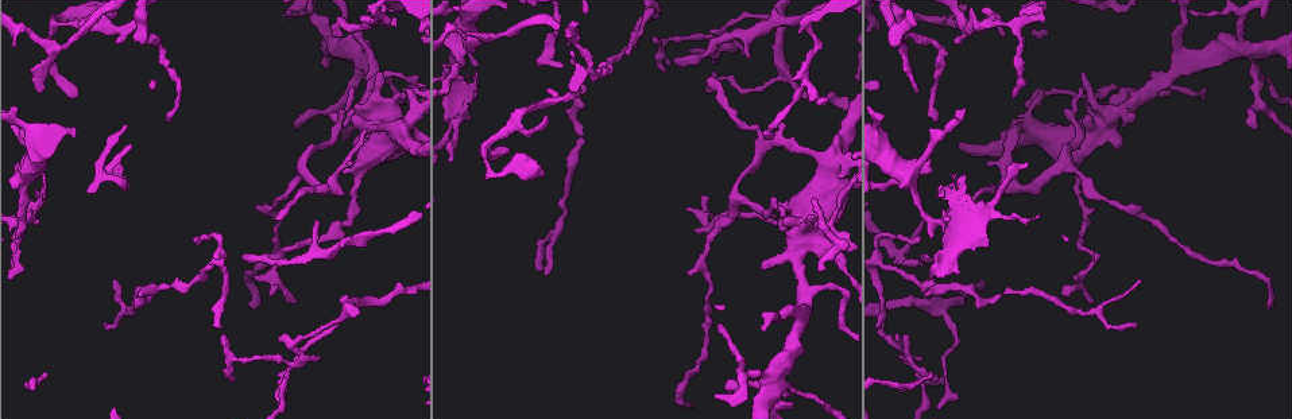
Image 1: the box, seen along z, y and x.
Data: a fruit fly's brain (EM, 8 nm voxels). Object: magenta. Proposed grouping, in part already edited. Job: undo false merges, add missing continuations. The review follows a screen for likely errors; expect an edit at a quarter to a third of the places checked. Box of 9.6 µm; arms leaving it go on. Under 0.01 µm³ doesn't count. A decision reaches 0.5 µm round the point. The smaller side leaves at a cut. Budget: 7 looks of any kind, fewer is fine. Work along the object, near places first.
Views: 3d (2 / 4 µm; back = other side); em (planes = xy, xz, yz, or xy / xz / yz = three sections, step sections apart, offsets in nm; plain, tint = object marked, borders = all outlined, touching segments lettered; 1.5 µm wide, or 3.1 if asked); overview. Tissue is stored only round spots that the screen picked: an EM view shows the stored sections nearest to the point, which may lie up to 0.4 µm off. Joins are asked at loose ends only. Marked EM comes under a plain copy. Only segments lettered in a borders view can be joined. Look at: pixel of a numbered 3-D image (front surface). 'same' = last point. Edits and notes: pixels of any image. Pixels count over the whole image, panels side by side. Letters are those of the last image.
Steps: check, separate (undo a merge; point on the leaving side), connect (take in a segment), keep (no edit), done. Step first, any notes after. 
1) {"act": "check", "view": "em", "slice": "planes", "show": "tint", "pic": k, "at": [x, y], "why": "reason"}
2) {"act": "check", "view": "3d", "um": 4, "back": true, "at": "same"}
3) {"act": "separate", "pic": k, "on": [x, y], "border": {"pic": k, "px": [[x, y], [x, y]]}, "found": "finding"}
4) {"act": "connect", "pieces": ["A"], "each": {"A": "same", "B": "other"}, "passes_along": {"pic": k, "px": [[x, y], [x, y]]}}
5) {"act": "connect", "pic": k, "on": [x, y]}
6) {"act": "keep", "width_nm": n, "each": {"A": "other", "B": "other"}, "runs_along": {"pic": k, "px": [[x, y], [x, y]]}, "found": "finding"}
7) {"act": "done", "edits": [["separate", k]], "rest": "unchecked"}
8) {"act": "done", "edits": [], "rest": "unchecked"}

{"act": "check", "view": "em", "slice": "planes", "show": "tint", "pic": 1, "at": [772, 137]}

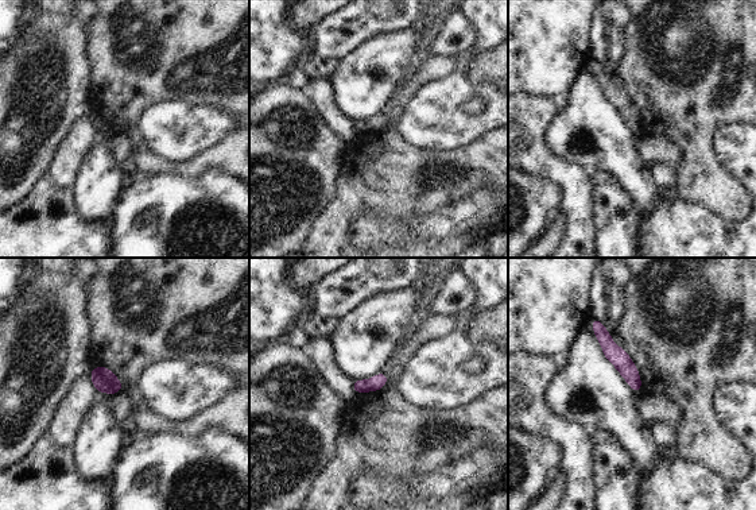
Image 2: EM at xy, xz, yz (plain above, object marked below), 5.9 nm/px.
{"act": "check", "view": "em", "slice": "planes", "show": "borders", "at": "same"}

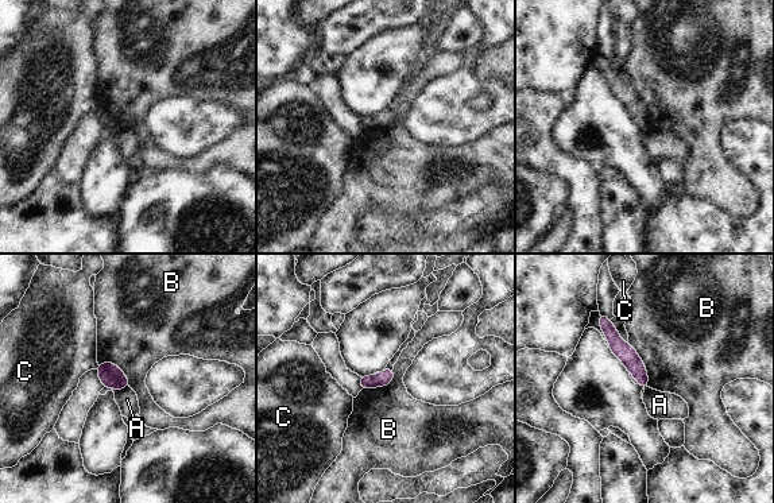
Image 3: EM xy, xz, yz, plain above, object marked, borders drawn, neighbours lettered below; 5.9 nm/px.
{"act": "keep", "each": {"A": "other", "B": "other", "C": "other"}, "border": {"pic": 3, "px": [[394, 368], [387, 385], [362, 390]]}, "found": "none of them fits"}

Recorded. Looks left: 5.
{"act": "check", "view": "3d", "um": 2, "pic": 1, "at": [562, 67], "why": "tapers out"}

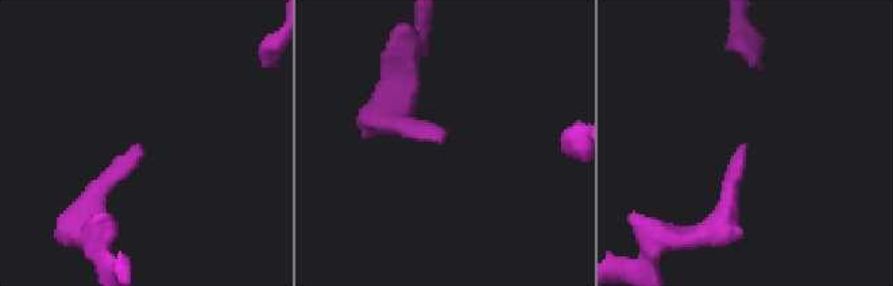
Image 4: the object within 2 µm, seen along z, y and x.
{"act": "check", "view": "em", "slice": "xy", "step": 4, "show": "tint", "pic": 4, "at": [441, 139], "why": "shape alone is not enough"}

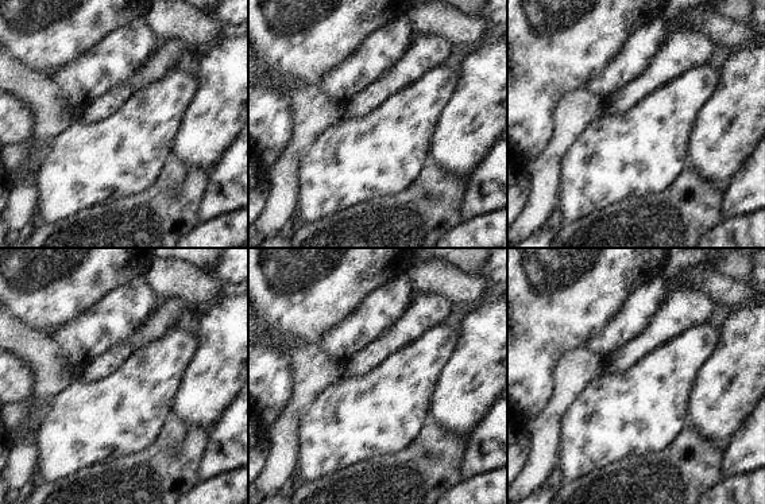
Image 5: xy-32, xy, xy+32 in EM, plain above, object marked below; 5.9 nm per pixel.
{"act": "check", "view": "em", "slice": "planes", "show": "borders", "at": "same", "why": "cut it another way"}

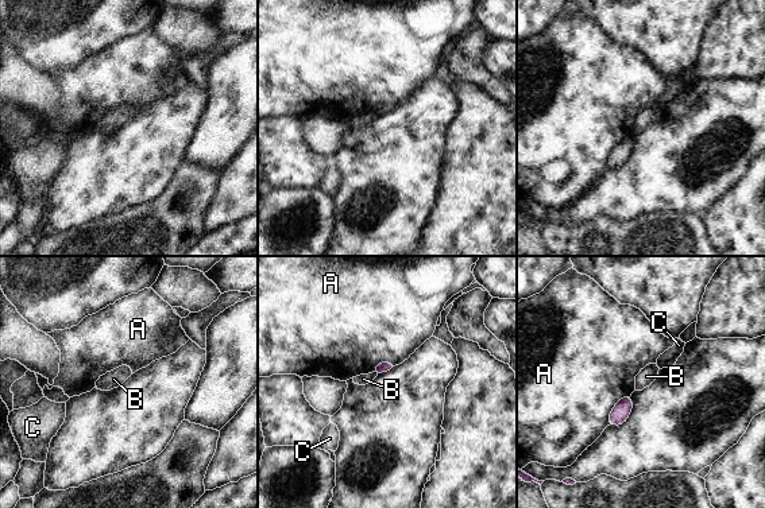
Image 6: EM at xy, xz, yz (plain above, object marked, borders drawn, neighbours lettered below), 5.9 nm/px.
{"act": "keep", "each": {"A": "other", "B": "other", "C": "other"}, "border": {"pic": 6, "px": [[630, 394], [615, 404], [607, 425]]}, "found": "no lettered segment goes on from it"}

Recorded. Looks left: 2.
{"act": "check", "view": "em", "slice": "yz", "step": 8, "show": "borders", "pic": 1, "at": [677, 65], "why": "thin end"}

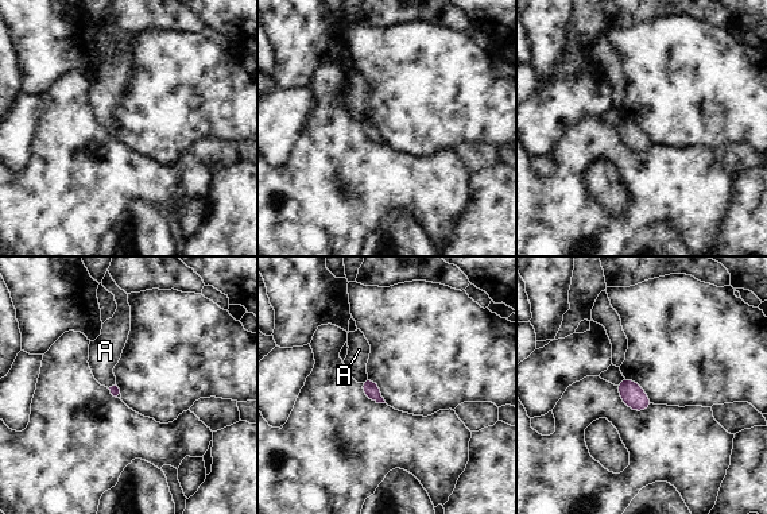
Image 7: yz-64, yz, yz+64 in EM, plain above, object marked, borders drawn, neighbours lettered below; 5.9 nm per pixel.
{"act": "check", "view": "em", "slice": "xy", "step": 4, "show": "borders", "at": "same"}

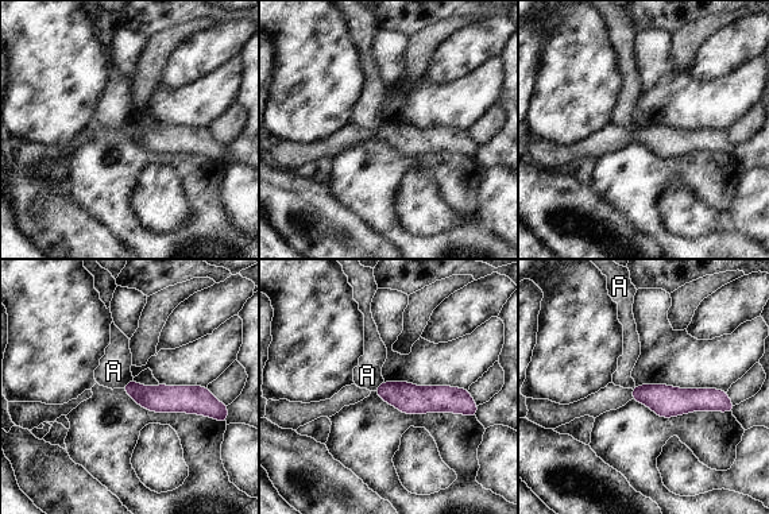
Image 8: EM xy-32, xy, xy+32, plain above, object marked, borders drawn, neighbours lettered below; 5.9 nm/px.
{"act": "keep", "each": {"A": "other"}, "runs_along": {"pic": 8, "px": [[634, 391], [717, 400], [727, 409]]}, "found": "no lettered segment goes on from it"}

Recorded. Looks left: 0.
{"act": "done", "edits": [], "rest": "unchecked"}

